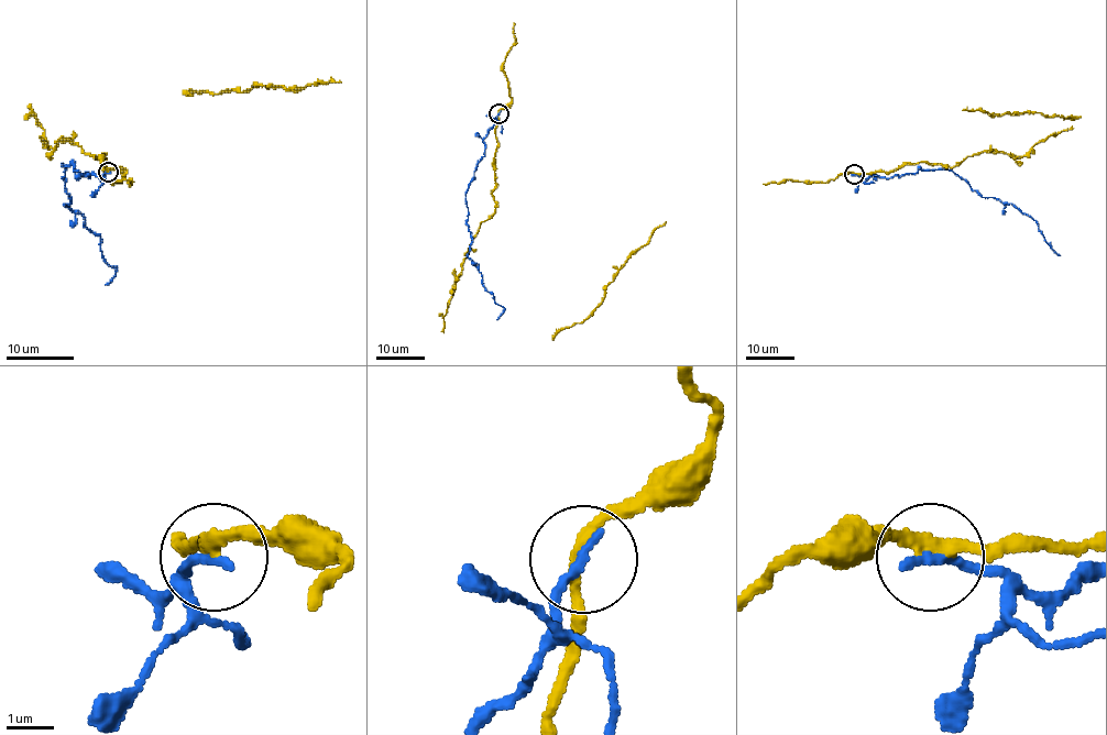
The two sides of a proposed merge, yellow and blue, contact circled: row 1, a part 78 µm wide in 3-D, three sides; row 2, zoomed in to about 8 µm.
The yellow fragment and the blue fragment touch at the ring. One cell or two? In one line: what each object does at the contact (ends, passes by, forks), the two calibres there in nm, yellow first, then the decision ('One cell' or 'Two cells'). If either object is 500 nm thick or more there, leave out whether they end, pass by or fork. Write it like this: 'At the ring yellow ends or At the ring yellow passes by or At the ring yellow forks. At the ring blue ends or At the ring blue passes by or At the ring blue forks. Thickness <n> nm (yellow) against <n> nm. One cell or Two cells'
At the ring yellow passes by. At the ring blue ends. Thickness 220 nm (yellow) against 240 nm. Two cells

